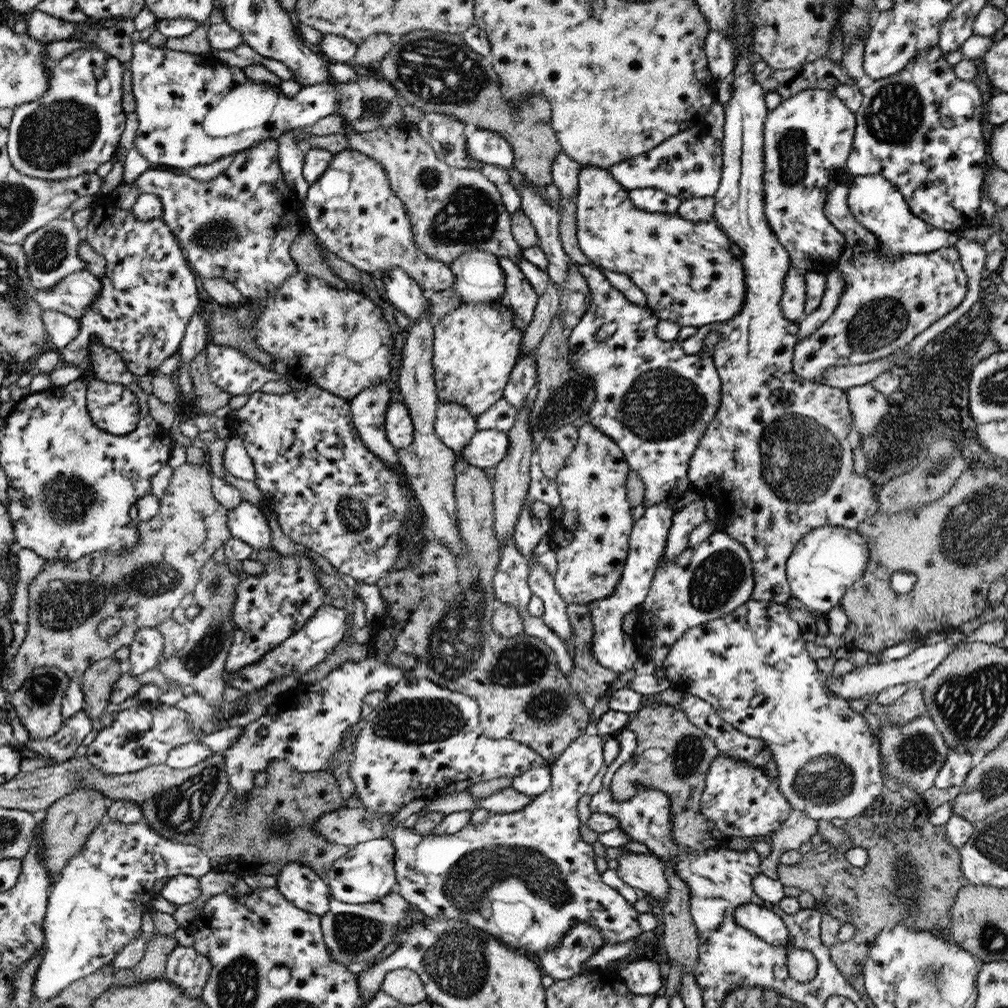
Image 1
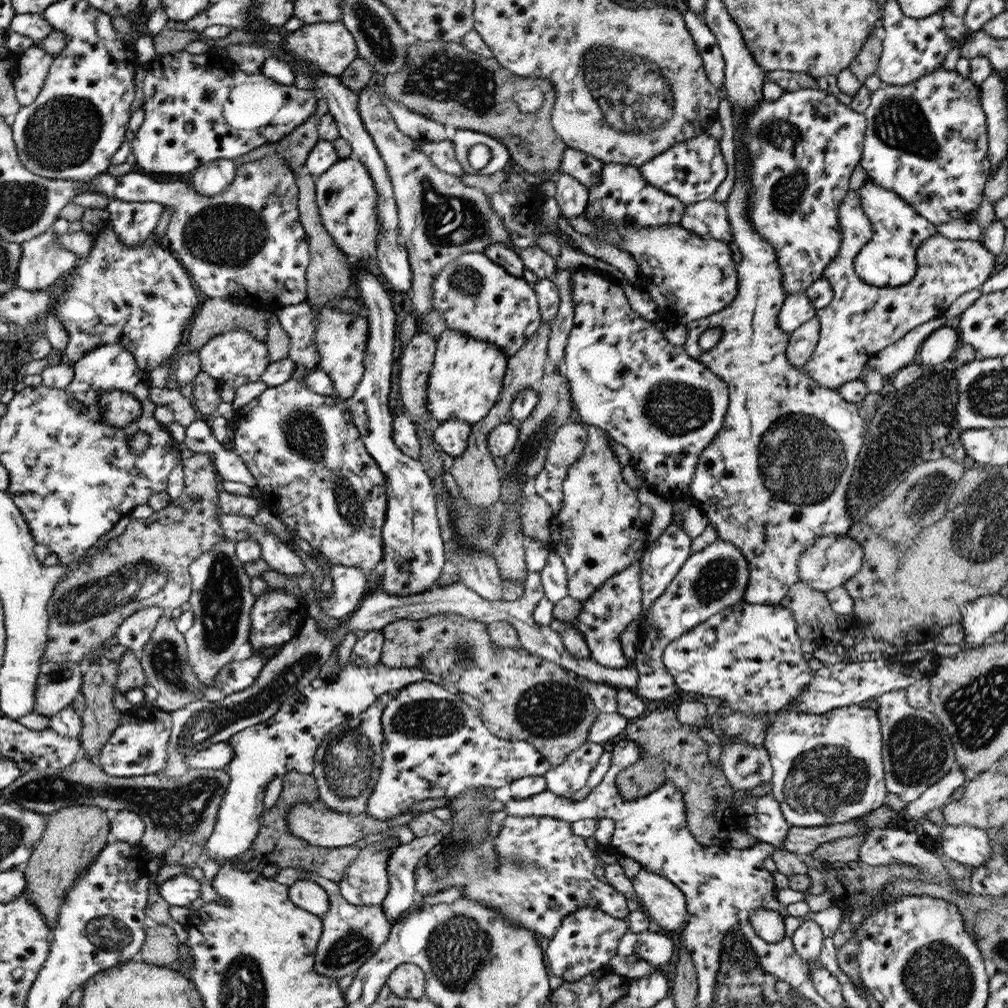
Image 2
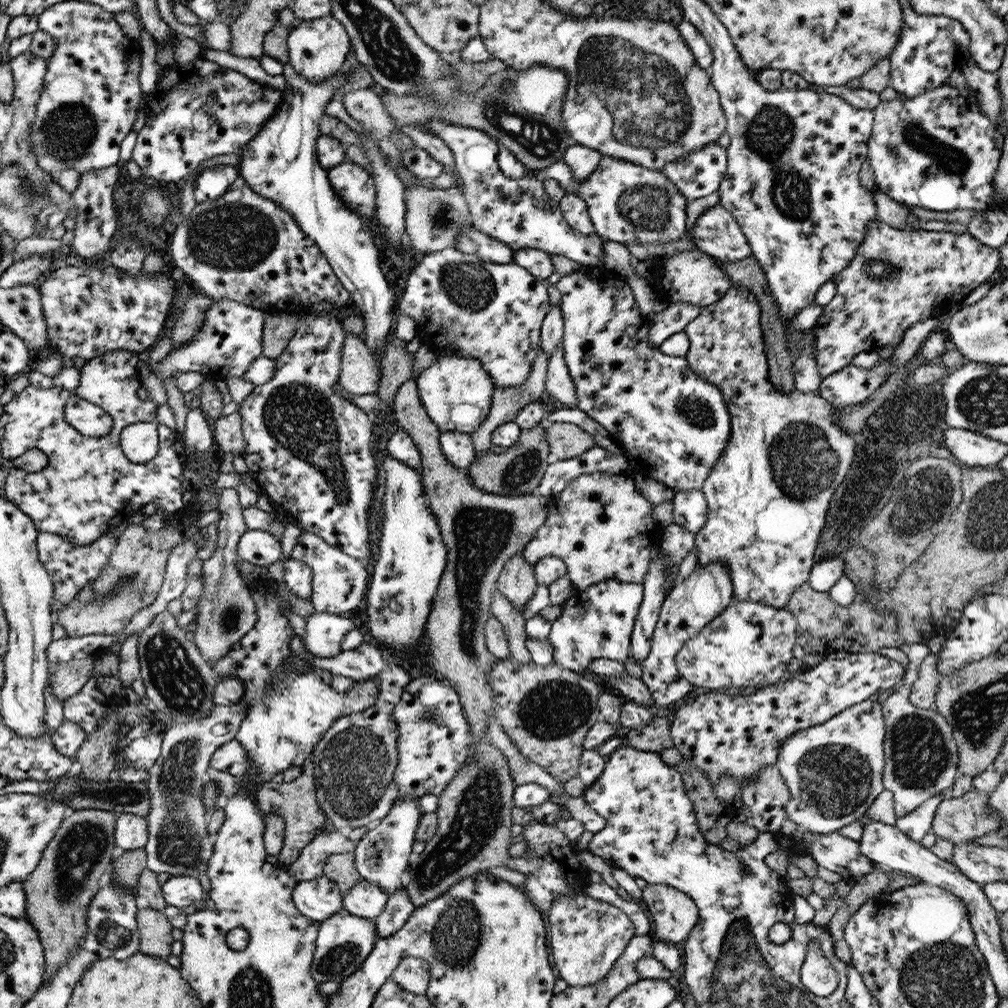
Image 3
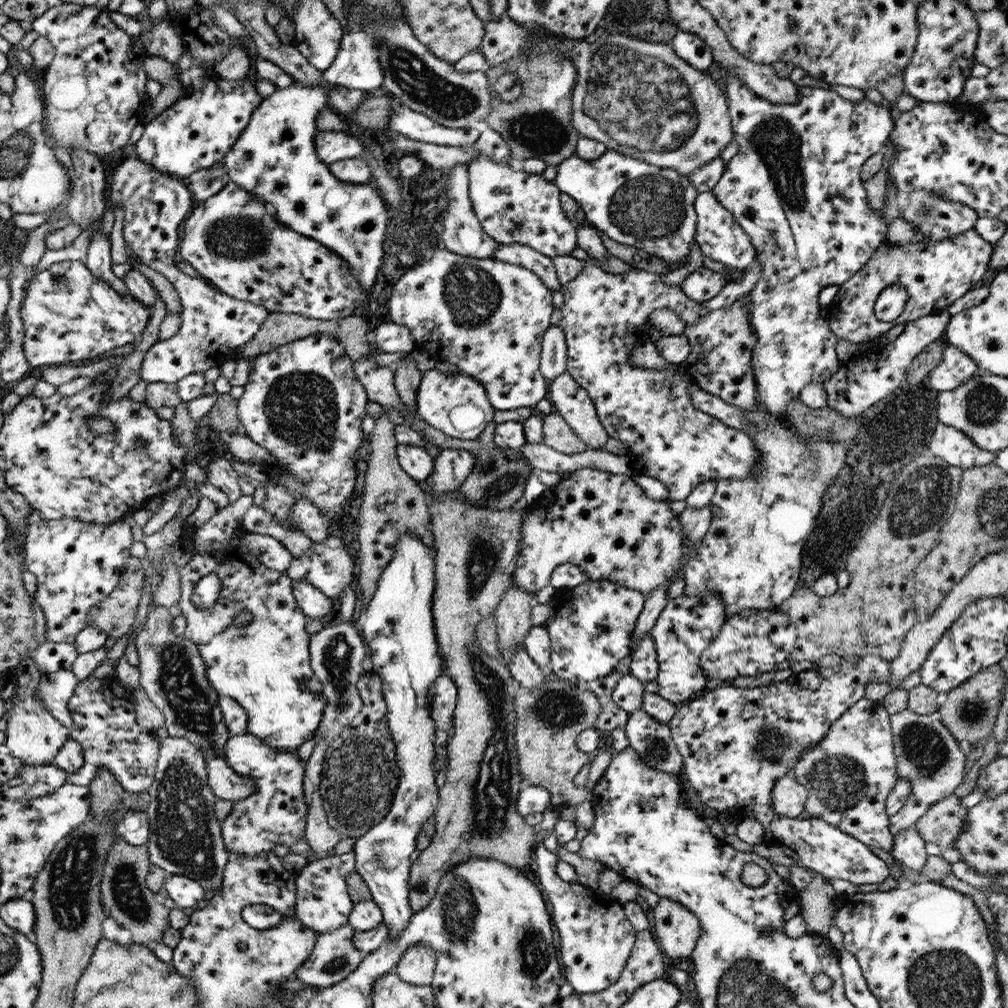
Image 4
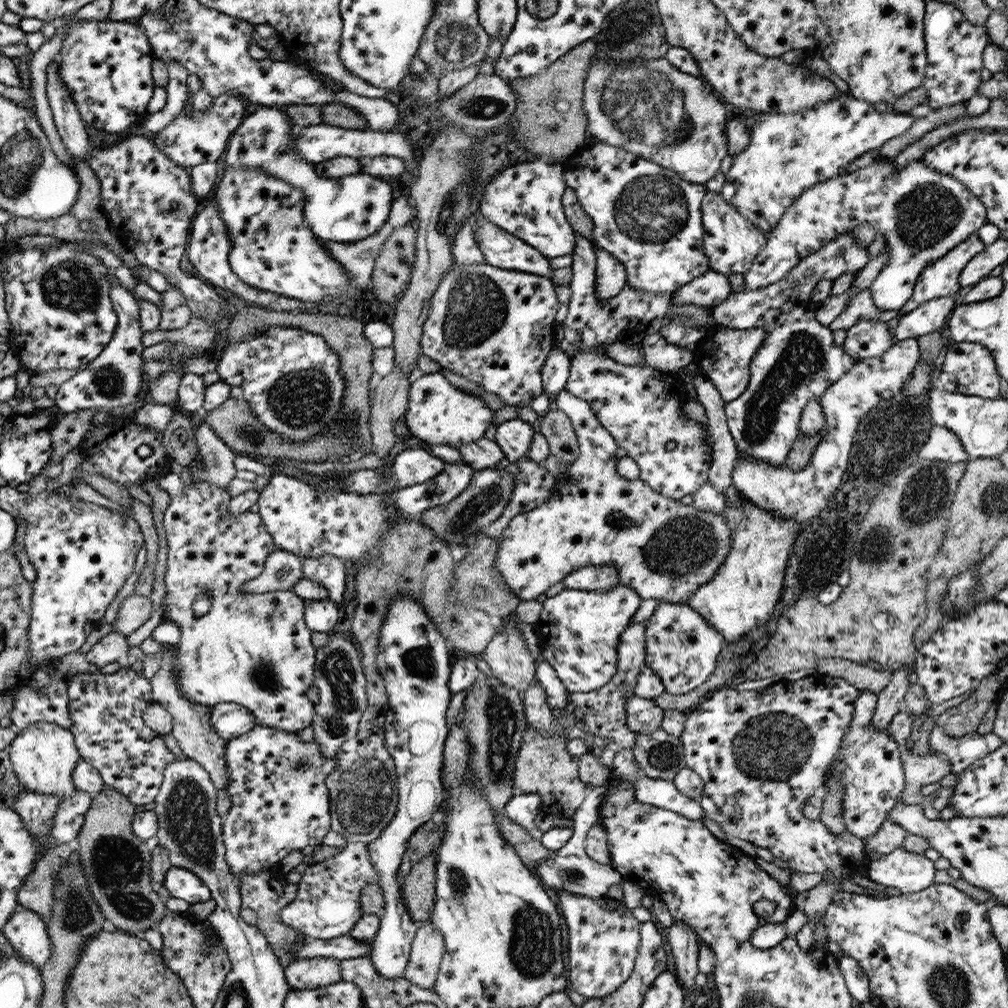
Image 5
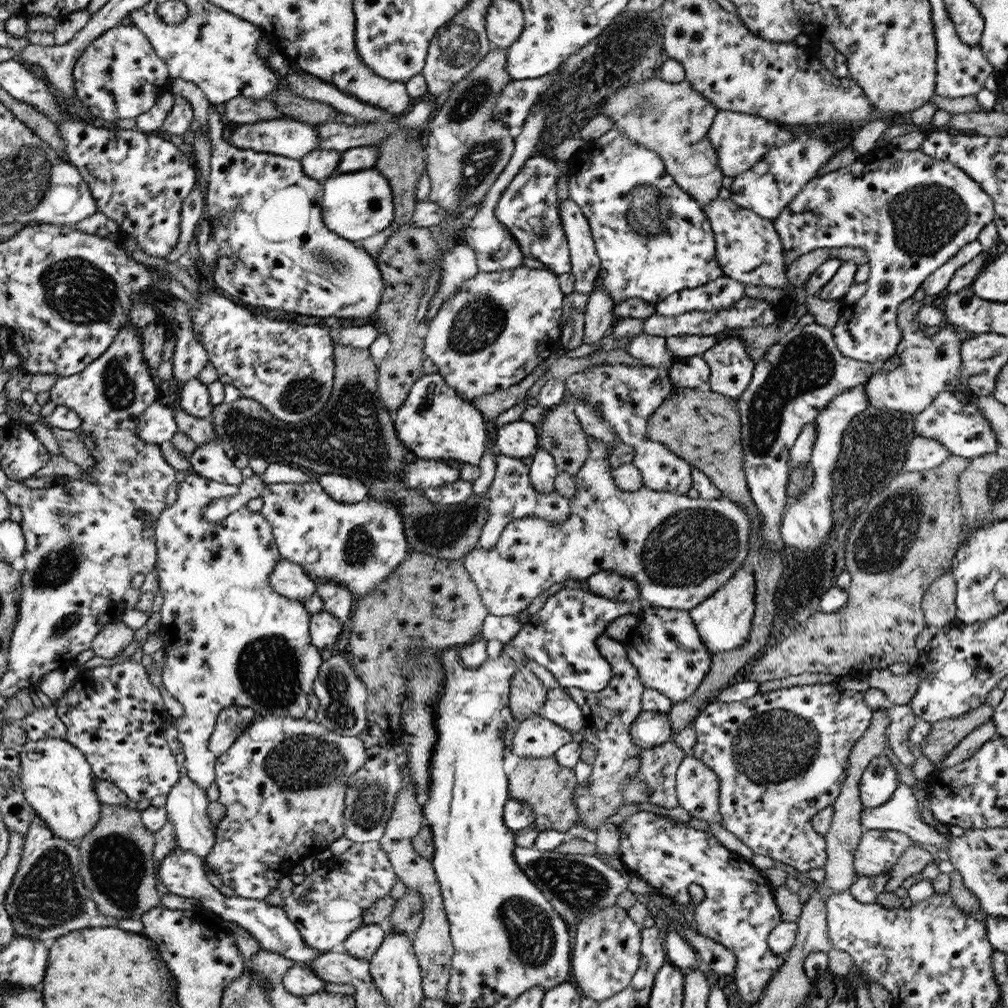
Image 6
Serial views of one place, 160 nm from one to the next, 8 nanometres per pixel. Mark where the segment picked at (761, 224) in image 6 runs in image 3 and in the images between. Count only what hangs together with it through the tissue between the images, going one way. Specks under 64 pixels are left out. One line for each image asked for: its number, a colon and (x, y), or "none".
3: (716, 232)
4: (720, 237)
5: (731, 242)

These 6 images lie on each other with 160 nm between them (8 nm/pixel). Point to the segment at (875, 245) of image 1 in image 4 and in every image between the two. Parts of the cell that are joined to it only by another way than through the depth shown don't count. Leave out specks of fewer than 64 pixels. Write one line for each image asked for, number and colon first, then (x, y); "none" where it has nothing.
2: (861, 319)
3: (935, 271)
4: (934, 274)

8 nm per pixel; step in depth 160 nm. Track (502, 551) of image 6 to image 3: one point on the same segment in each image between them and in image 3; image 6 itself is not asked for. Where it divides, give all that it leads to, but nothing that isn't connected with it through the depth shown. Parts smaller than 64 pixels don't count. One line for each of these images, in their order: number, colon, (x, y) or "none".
3: (600, 525)
4: (604, 523)
5: (664, 550)

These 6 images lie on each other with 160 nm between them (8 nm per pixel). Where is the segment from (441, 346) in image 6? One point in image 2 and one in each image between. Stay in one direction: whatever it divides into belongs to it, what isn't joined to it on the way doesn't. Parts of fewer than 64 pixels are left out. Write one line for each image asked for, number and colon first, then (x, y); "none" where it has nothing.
2: (475, 295)
3: (494, 312)
4: (489, 317)
5: (495, 327)

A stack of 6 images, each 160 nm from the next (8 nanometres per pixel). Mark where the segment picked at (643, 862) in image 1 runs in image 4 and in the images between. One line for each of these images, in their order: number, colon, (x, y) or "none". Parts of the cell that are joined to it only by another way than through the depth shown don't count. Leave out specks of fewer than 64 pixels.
2: (665, 903)
3: (674, 914)
4: (677, 930)

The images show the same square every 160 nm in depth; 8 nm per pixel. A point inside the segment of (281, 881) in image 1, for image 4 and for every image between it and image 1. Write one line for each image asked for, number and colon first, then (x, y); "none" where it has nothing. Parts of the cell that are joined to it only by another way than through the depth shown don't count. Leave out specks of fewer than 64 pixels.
2: (304, 893)
3: (319, 898)
4: (324, 904)

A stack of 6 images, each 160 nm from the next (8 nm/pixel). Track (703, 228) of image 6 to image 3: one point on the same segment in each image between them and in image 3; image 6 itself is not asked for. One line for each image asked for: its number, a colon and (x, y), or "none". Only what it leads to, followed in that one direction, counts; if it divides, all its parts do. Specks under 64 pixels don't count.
3: (627, 203)
4: (634, 203)
5: (647, 217)

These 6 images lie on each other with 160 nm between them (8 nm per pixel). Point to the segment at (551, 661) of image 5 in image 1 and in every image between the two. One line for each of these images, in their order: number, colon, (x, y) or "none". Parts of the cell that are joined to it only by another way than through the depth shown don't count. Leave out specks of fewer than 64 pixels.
1: (611, 647)
2: (604, 616)
3: (597, 623)
4: (590, 627)

